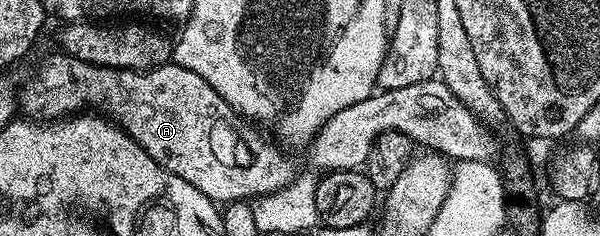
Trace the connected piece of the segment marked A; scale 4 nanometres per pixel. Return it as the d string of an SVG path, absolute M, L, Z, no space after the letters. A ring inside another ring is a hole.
M60 54L51 56L38 69L34 79L20 84L19 107L26 116L52 121L84 112L86 109L96 109L122 127L160 167L175 173L175 177L183 177L183 181L195 185L199 193L218 205L234 203L240 199L253 201L260 196L282 190L294 180L293 163L284 155L286 152L272 138L265 139L264 130L250 125L244 115L227 105L227 101L223 101L219 93L215 93L215 89L211 89L211 85L207 85L207 81L199 77L199 73L191 73L191 69L183 69L172 61L159 67L121 71L125 69L118 69L113 65L98 65L81 57L70 58L68 54Z

